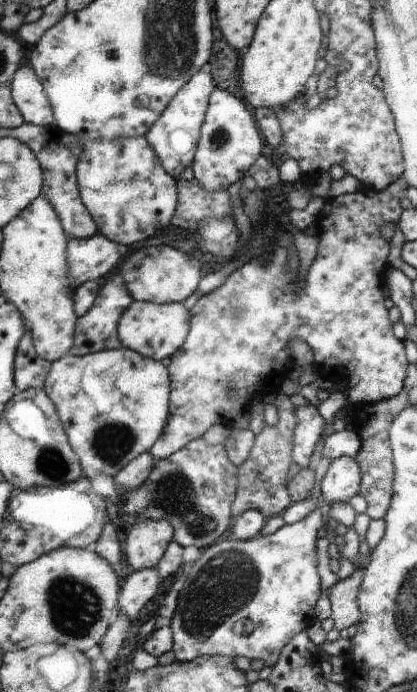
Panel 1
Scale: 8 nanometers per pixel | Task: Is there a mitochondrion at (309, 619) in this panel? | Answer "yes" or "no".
no

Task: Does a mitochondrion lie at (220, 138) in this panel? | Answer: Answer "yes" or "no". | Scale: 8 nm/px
yes

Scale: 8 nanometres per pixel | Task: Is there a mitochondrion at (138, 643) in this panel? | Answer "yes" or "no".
no

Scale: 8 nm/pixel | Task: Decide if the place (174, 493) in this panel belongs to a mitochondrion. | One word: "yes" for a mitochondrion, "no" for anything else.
yes

